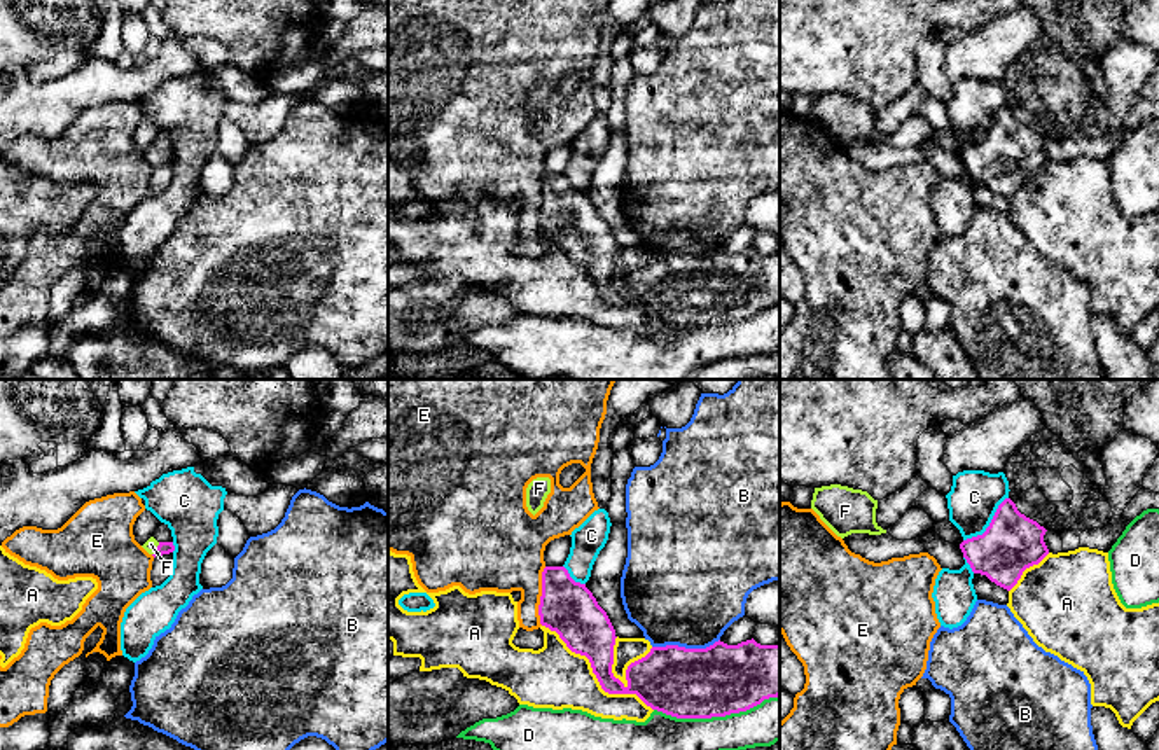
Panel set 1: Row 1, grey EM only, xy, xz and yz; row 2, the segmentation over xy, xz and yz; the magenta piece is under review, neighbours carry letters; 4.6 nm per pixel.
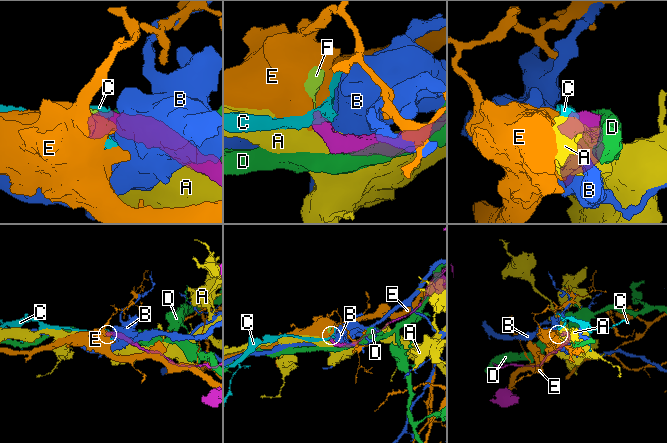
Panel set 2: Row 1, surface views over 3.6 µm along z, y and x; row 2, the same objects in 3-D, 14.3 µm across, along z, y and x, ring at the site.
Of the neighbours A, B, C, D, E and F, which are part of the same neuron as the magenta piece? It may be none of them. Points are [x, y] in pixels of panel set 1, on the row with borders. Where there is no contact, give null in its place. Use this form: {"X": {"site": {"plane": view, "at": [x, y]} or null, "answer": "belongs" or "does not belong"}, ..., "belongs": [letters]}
{"A": {"site": {"plane": "xz", "at": [595, 673]}, "answer": "does not belong"}, "B": {"site": {"plane": "xz", "at": [684, 647]}, "answer": "does not belong"}, "C": {"site": {"plane": "yz", "at": [990, 525]}, "answer": "does not belong"}, "D": {"site": {"plane": "xz", "at": [715, 715]}, "answer": "does not belong"}, "E": {"site": {"plane": "xz", "at": [541, 597]}, "answer": "does not belong"}, "F": {"site": {"plane": "xy", "at": [156, 549]}, "answer": "belongs"}, "belongs": ["F"]}

